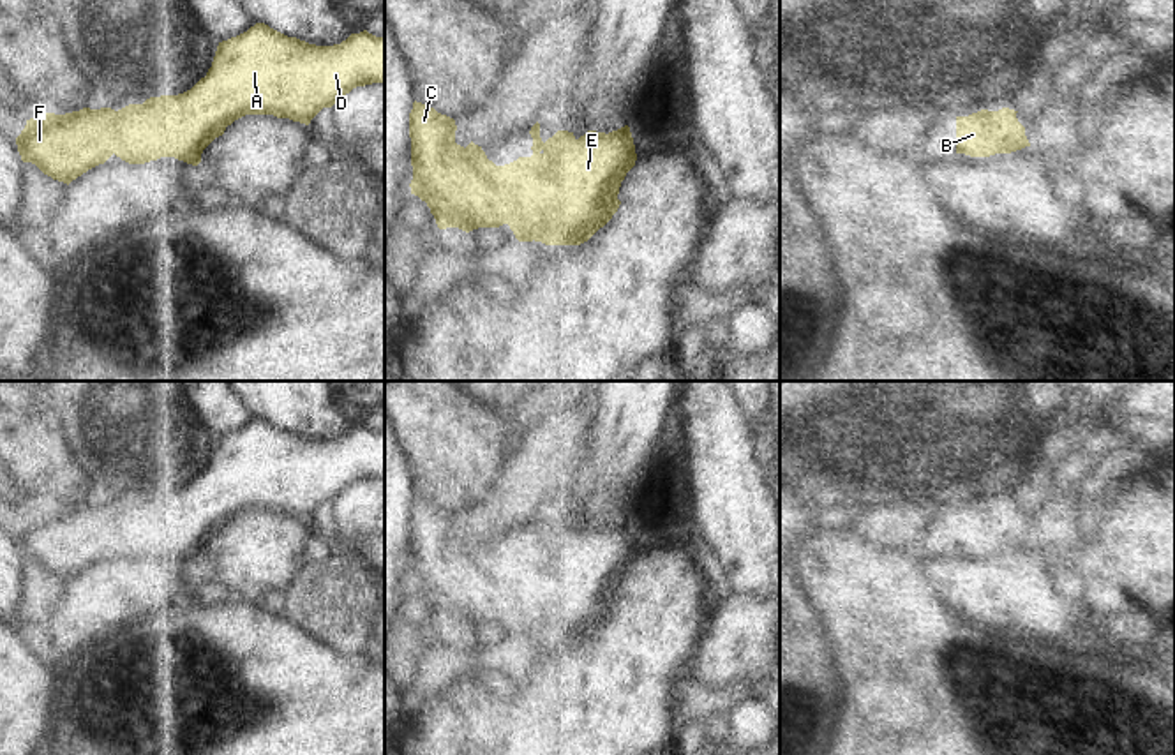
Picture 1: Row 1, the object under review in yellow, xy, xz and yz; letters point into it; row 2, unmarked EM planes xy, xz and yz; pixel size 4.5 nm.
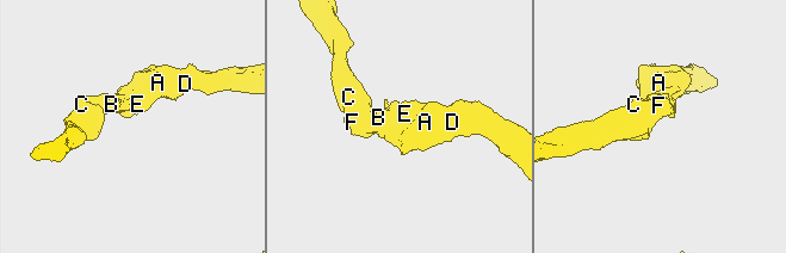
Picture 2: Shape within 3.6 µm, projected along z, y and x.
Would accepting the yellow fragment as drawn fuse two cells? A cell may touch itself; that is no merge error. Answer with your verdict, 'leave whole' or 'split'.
leave whole

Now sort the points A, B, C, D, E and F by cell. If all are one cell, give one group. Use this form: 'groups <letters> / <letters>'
groups A B C D E F

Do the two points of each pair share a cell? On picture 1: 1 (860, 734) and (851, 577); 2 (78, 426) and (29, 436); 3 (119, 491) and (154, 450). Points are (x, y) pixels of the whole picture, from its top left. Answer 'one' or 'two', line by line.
1: one
2: two
3: one

